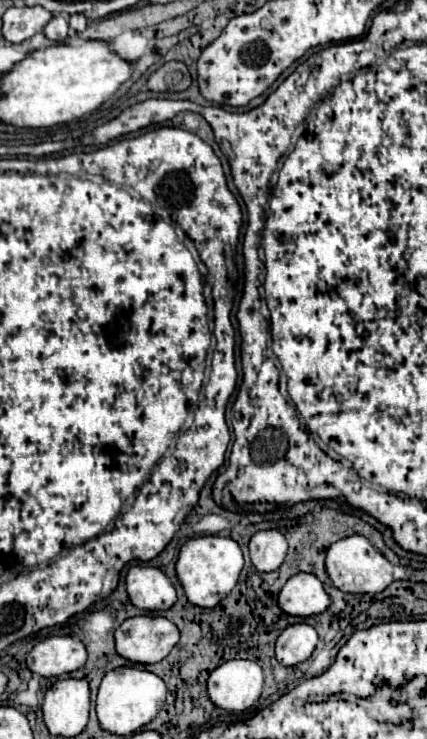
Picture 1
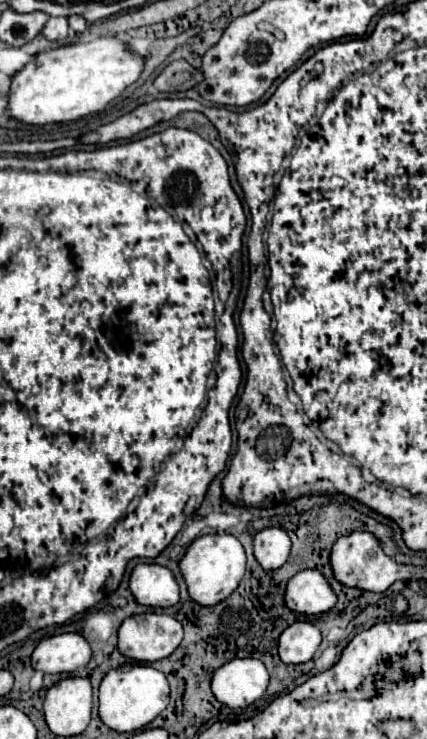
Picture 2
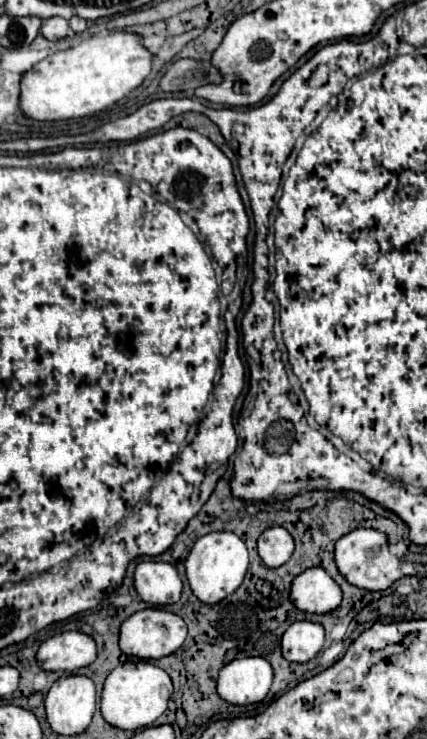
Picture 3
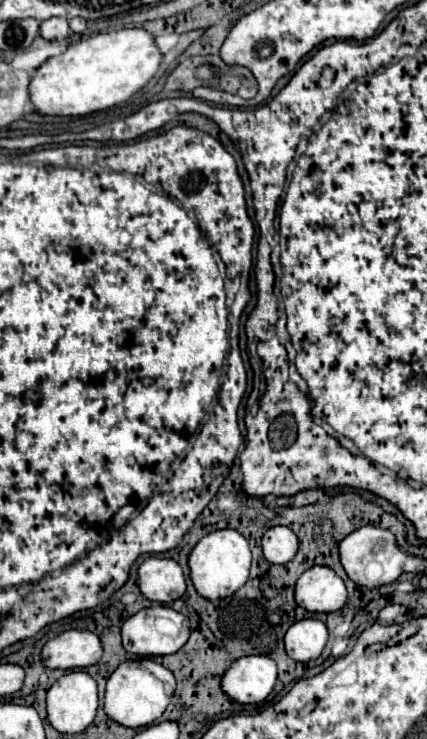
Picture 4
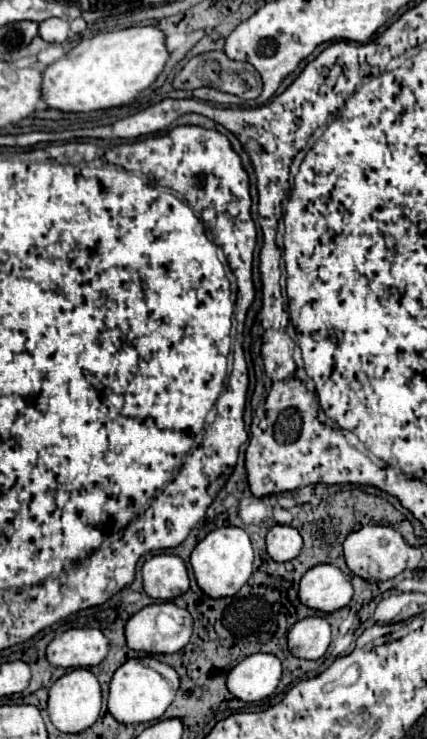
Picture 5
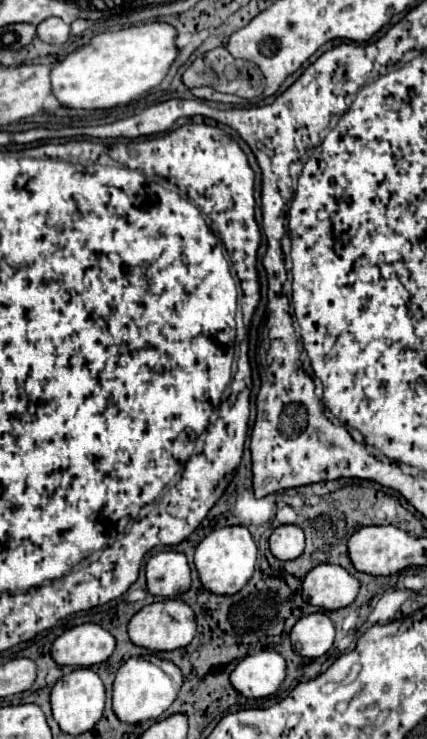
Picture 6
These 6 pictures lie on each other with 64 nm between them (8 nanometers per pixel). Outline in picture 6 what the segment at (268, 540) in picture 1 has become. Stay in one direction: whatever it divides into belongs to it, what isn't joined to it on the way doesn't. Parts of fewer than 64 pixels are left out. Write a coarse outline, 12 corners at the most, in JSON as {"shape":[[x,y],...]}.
{"shape":[[278,526],[270,550],[278,560],[294,560],[304,552],[300,526]]}

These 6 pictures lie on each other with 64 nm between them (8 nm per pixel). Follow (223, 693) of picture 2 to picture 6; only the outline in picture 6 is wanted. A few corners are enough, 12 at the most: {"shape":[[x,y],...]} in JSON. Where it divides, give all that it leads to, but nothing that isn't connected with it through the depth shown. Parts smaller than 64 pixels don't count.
{"shape":[[276,650],[246,656],[230,674],[246,698],[274,694],[286,678]]}

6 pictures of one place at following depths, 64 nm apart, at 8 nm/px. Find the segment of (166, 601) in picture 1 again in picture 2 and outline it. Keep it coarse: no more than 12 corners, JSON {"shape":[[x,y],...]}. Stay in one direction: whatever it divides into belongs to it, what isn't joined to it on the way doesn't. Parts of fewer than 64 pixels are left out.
{"shape":[[136,564],[130,590],[152,608],[174,606],[180,598],[172,570]]}

